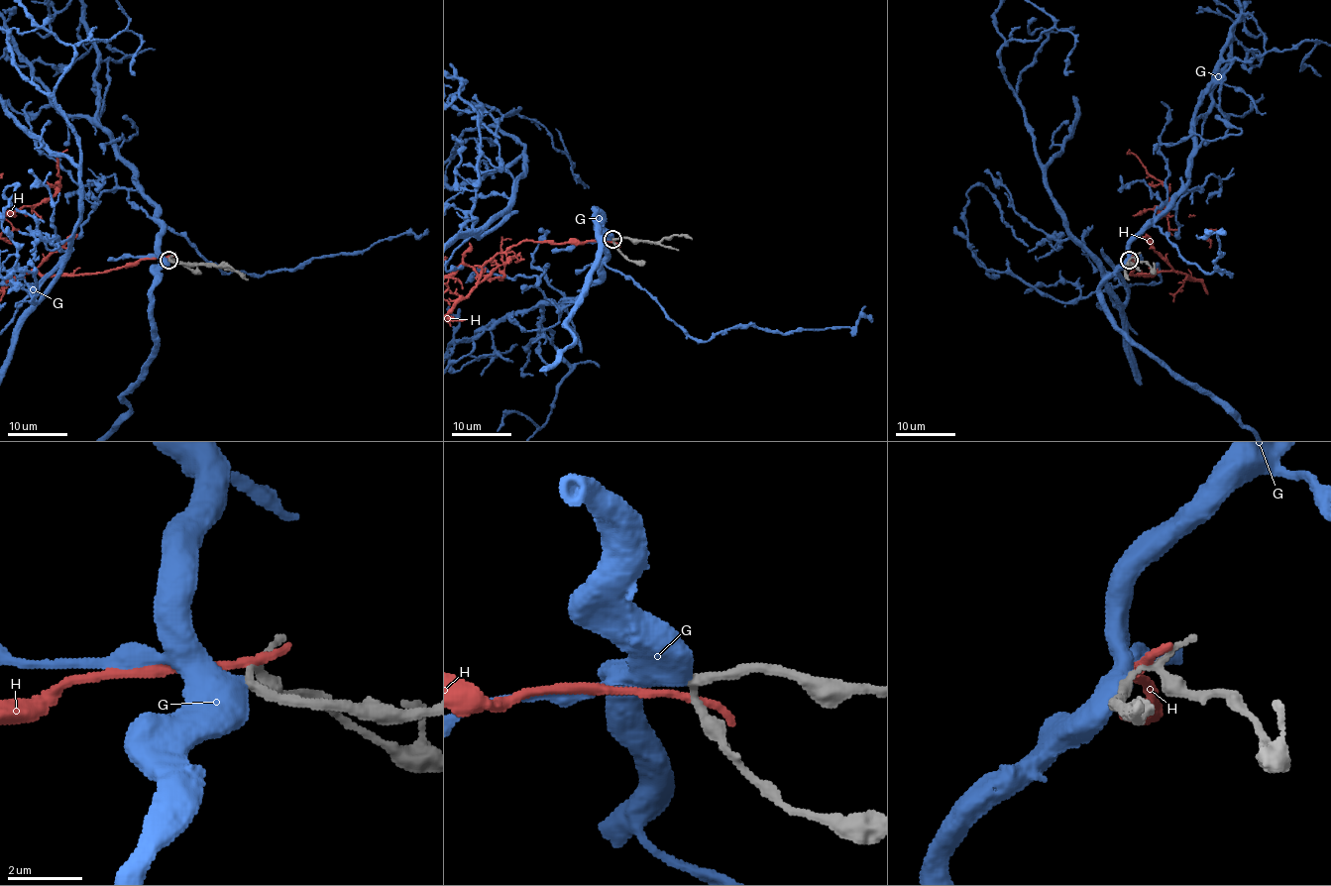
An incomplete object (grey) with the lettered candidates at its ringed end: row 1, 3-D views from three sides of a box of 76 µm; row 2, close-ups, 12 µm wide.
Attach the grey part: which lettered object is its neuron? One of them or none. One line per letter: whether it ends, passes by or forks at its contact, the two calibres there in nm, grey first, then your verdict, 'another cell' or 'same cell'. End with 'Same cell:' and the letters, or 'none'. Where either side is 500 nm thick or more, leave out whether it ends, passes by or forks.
G: 190/650 nm | same cell
H: it ends | 240/280 nm | another cell
Same cell: G

